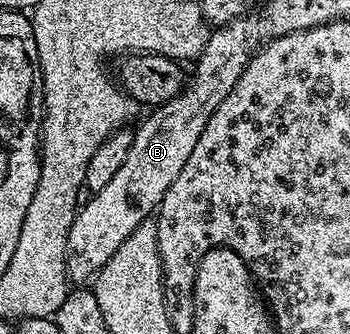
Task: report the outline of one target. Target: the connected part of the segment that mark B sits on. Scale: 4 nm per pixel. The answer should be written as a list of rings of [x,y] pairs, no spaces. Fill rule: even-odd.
[[[235,22],[207,35],[204,50],[193,61],[194,77],[191,80],[189,77],[188,86],[183,87],[176,98],[157,105],[151,111],[154,113],[144,117],[142,125],[133,129],[131,148],[120,170],[108,186],[93,193],[89,197],[91,200],[75,212],[66,243],[66,275],[71,285],[85,285],[99,275],[136,226],[157,213],[164,194],[168,194],[172,182],[176,182],[176,174],[184,170],[184,162],[188,162],[192,150],[196,150],[196,142],[200,142],[208,118],[212,118],[220,102],[232,94],[232,86],[236,86],[240,74],[244,74],[248,66],[252,47],[244,25]]]

